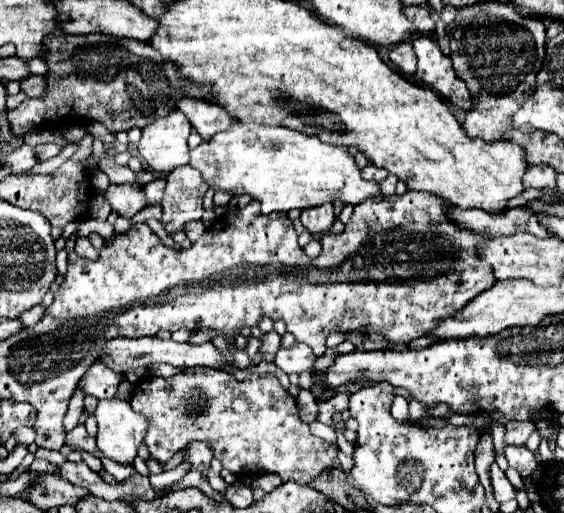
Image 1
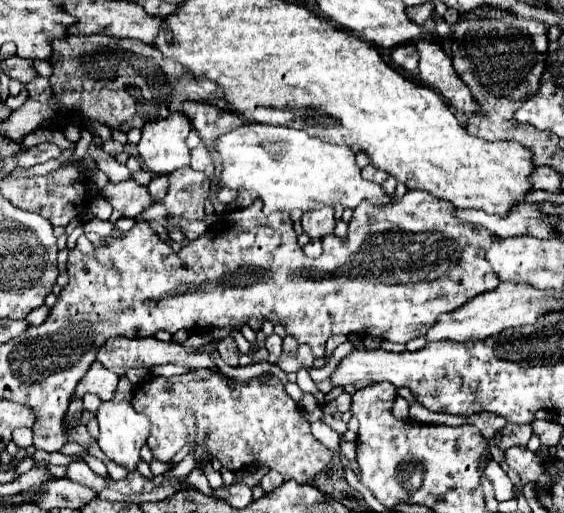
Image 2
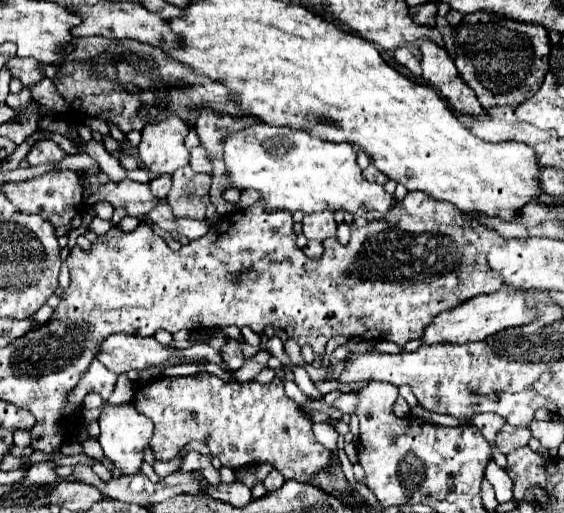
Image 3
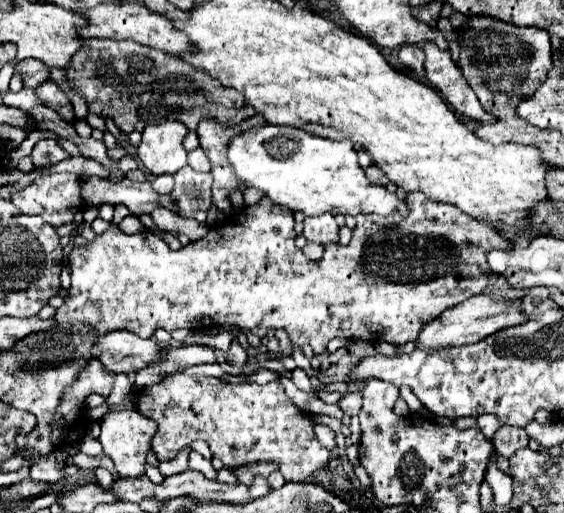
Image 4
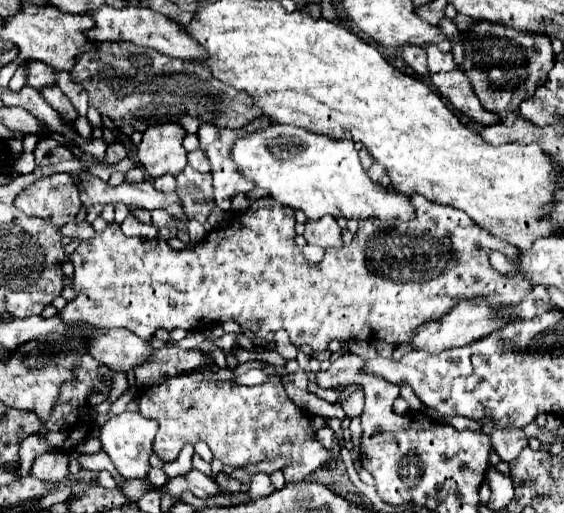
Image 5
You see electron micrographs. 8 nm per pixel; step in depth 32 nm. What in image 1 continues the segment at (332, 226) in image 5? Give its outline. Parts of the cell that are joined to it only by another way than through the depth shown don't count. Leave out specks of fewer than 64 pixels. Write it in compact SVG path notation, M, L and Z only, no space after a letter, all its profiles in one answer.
M324 204L320 208L308 208L302 212L300 216L304 228L316 236L316 234L326 234L332 230L332 224L334 224L334 208L332 204Z

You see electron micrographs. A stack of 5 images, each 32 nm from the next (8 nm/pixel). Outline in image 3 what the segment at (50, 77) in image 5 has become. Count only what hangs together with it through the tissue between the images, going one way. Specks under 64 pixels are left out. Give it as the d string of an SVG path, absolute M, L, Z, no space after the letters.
M12 58L12 60L8 60L8 68L12 70L12 76L20 78L26 88L34 86L36 82L40 82L44 78L42 64L36 62L34 58Z

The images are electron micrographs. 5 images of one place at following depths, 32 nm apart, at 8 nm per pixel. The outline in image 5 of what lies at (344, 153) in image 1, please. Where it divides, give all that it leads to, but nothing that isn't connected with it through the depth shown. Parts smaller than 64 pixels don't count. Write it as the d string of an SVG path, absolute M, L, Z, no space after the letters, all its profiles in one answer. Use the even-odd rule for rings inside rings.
M272 124L264 130L244 136L242 140L236 140L234 150L232 150L232 160L238 164L240 174L244 174L256 186L270 190L270 194L276 202L286 204L294 210L302 210L310 220L322 218L326 214L330 214L334 218L354 218L354 220L360 220L360 218L380 218L380 220L414 218L414 206L412 206L410 198L372 182L360 164L360 156L358 156L358 150L354 148L354 142L346 140L346 138L336 140L336 138L328 138L324 134L308 134L308 130L300 130L296 126ZM202 150L188 152L188 164L198 172L208 172L208 158L204 156Z

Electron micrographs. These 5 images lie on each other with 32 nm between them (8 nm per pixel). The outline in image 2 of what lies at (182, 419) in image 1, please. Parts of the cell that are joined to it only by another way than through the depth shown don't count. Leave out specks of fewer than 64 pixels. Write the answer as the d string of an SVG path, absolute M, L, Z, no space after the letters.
M208 370L172 378L156 376L136 388L132 406L150 418L152 434L148 446L160 462L170 462L184 444L200 442L212 452L212 458L222 460L222 466L232 472L266 464L270 470L278 470L284 480L308 484L334 458L334 452L312 436L310 422L300 414L300 406L286 394L276 376L268 382L252 378L244 384L208 374Z

